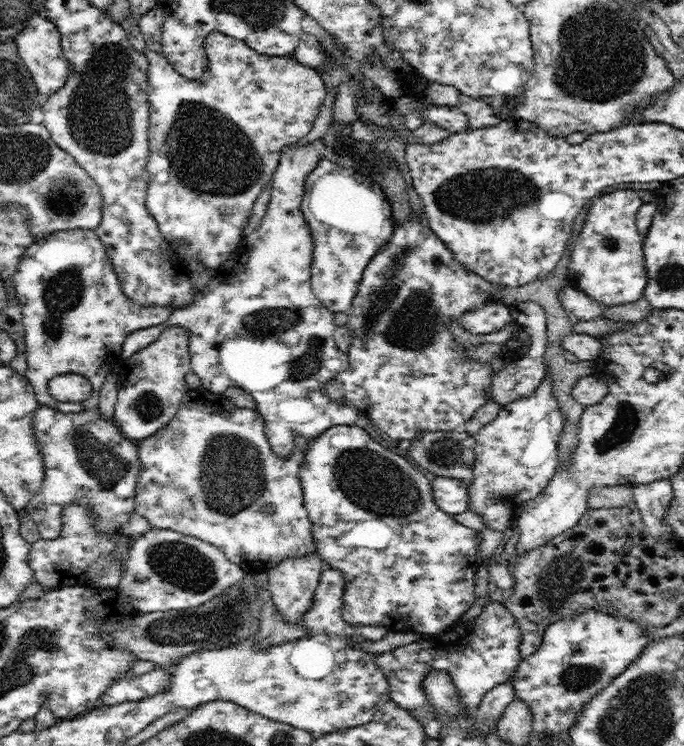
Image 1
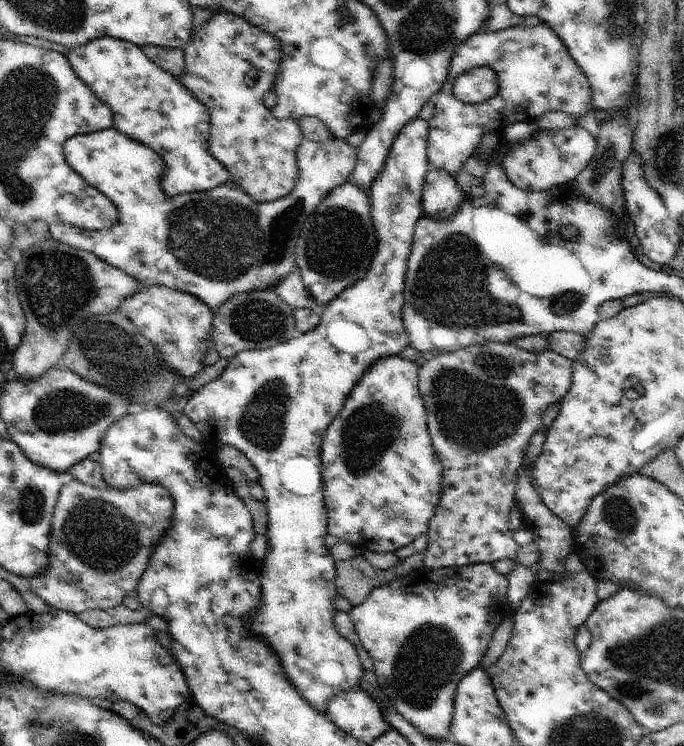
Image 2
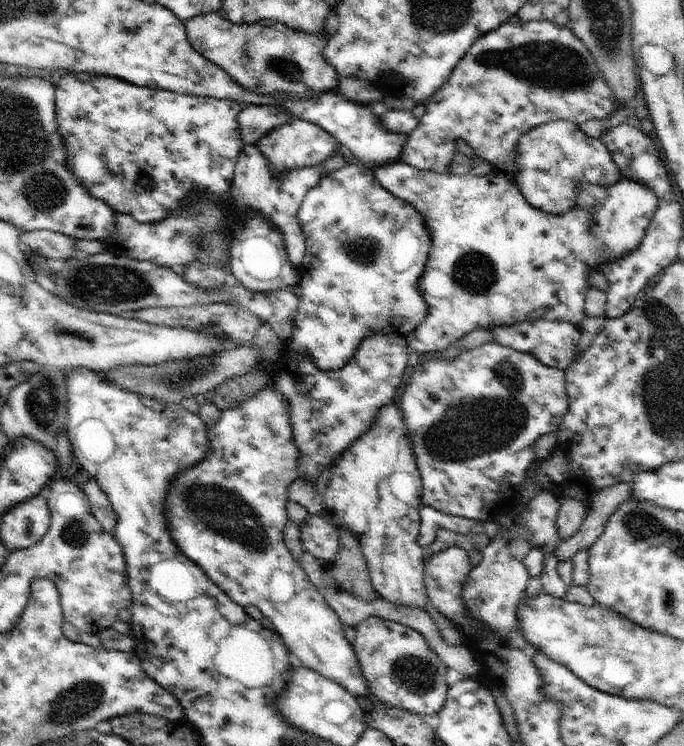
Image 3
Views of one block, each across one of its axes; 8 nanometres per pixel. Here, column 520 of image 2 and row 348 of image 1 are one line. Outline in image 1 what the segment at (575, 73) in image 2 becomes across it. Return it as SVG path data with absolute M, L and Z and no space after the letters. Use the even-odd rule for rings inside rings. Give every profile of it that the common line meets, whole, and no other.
M76 228L52 232L36 239L20 257L16 272L12 276L16 298L22 304L22 324L25 330L27 367L25 375L34 387L40 405L56 408L59 412L81 412L99 405L99 394L105 378L122 362L122 345L131 332L162 324L174 309L168 306L140 306L128 298L120 286L118 275L108 258L106 247L93 230ZM58 374L81 374L90 380L92 394L86 403L58 402L48 393L48 382Z

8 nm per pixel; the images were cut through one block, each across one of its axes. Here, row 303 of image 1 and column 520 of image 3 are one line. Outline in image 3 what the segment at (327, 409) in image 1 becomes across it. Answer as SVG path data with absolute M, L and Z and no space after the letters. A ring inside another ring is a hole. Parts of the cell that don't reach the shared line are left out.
M392 162L392 164L380 166L380 168L374 166L371 171L388 192L391 192L396 198L408 202L410 206L414 206L422 214L426 223L426 230L430 232L432 244L430 244L430 252L428 252L428 262L426 262L424 274L420 276L420 282L418 282L418 294L424 298L424 302L427 302L428 314L419 326L416 326L414 331L405 337L411 351L418 351L422 355L430 354L430 352L444 352L452 344L456 344L460 338L464 338L474 330L490 330L491 328L498 328L498 326L508 328L508 326L514 326L514 324L522 324L526 320L528 322L542 319L548 321L565 320L571 322L575 327L580 327L582 320L586 317L584 310L586 292L588 292L588 288L593 287L589 281L589 273L598 270L602 262L612 262L612 260L624 258L630 252L634 252L642 244L642 238L646 236L646 228L650 226L650 221L658 208L658 196L656 196L654 190L650 190L647 185L628 180L624 176L608 188L592 186L592 184L580 184L578 192L576 192L576 206L563 215L549 215L547 212L532 207L526 200L517 184L518 176L511 176L496 169L485 176L477 177L470 175L470 173L467 175L440 174L431 170L418 169L402 162Z

